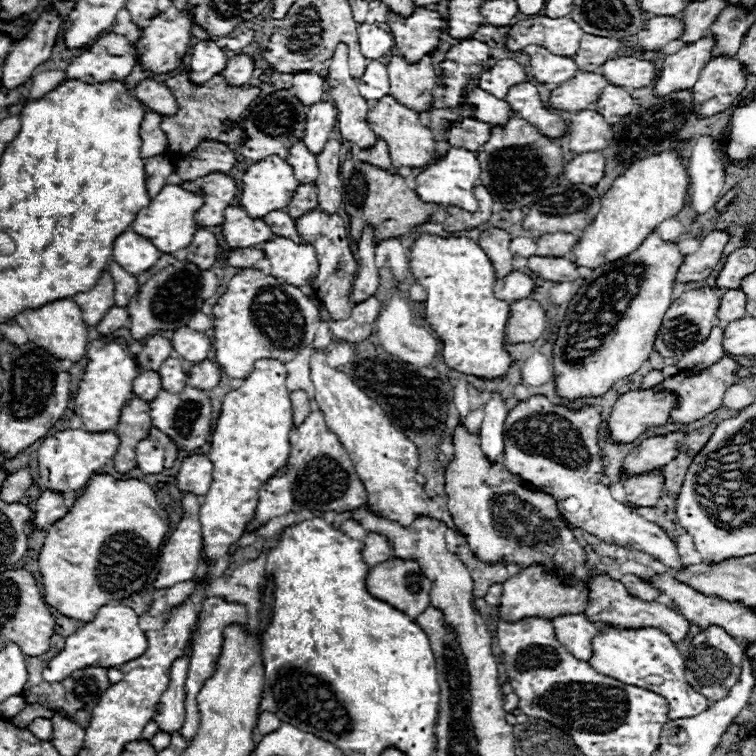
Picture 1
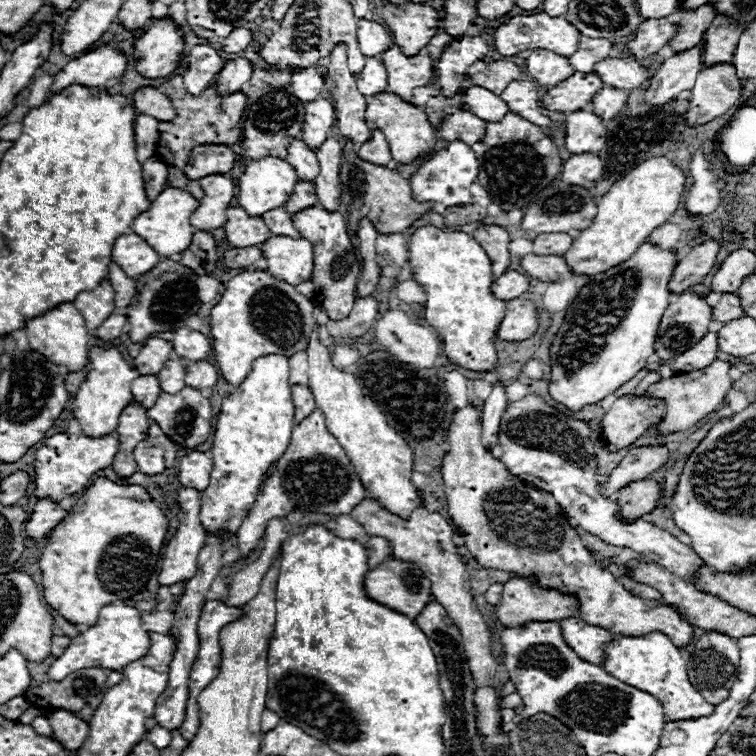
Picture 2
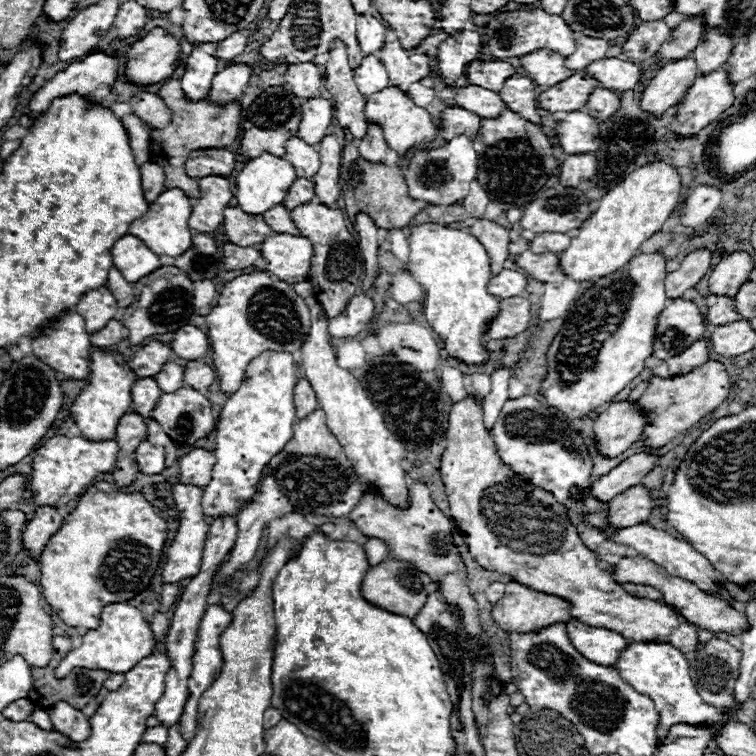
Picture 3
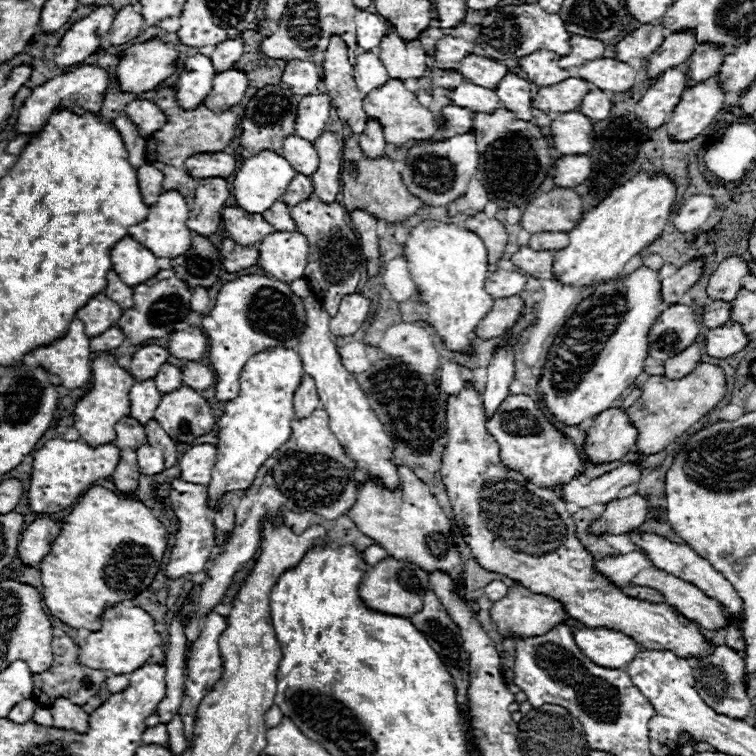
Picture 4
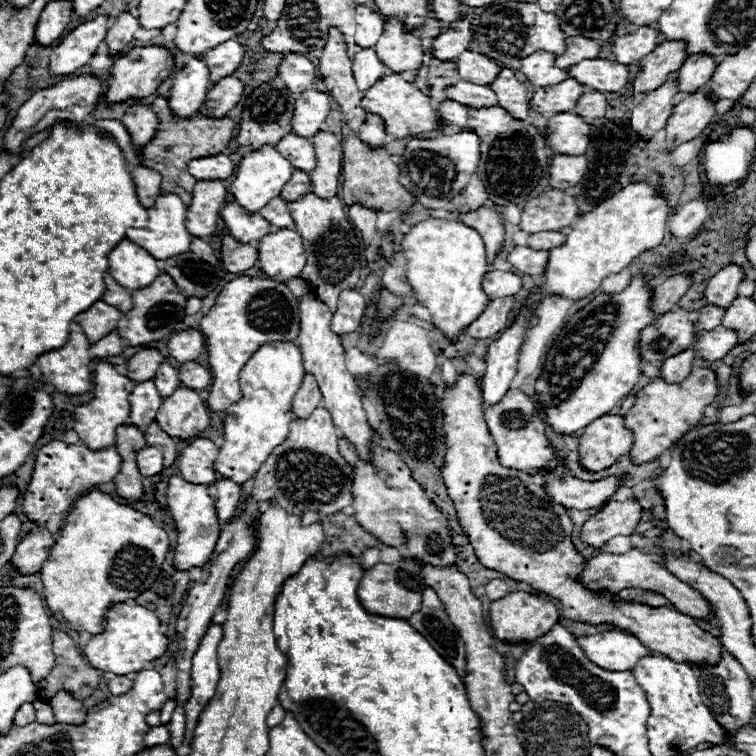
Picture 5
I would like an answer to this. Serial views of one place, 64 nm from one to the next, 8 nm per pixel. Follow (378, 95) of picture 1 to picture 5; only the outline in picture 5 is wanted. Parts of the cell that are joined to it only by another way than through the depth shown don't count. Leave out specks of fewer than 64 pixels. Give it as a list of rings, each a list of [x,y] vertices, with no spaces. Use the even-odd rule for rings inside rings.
[[[364,48],[362,52],[358,52],[352,60],[352,72],[356,76],[356,84],[362,92],[366,92],[368,88],[372,88],[380,78],[388,76],[390,70],[380,62],[380,58],[376,56],[376,52],[372,48]]]

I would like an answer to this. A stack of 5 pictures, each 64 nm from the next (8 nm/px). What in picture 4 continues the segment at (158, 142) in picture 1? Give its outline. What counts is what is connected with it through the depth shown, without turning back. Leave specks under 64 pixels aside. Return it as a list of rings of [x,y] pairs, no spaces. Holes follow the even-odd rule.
[[[128,116],[114,118],[114,124],[116,124],[116,128],[120,128],[120,136],[124,136],[124,144],[128,146],[128,156],[132,160],[132,166],[134,168],[142,166],[146,162],[146,156],[144,156],[146,138],[140,136],[138,128],[134,126],[134,122]]]

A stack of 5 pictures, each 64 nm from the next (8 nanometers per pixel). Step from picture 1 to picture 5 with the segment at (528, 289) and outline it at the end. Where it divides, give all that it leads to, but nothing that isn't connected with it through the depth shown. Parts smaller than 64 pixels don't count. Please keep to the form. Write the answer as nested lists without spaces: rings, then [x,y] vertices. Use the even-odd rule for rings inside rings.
[[[492,270],[484,276],[482,288],[492,300],[494,298],[506,298],[506,296],[514,296],[522,288],[522,278],[514,272]]]

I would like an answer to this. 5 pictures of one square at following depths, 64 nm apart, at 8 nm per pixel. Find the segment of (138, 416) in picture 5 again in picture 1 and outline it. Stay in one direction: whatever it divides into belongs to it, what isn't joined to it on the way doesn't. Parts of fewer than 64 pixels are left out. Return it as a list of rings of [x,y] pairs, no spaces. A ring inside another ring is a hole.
[[[140,372],[134,380],[134,394],[142,400],[146,400],[148,404],[156,398],[156,394],[162,390],[162,380],[158,372]]]

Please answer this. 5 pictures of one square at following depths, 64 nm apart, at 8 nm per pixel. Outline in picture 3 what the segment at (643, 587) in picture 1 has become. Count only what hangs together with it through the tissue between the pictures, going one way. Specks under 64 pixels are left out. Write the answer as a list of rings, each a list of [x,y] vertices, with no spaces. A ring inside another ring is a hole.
[[[630,582],[624,584],[624,590],[626,590],[628,594],[632,594],[632,596],[638,596],[638,598],[660,600],[660,596],[662,596],[662,594],[660,594],[656,588],[652,588],[652,586],[640,586],[640,584],[630,584]]]

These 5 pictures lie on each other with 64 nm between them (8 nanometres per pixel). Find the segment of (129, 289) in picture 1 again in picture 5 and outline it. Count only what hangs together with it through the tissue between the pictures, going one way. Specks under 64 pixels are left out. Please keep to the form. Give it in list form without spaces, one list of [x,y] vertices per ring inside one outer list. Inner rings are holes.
[[[110,274],[104,276],[104,280],[108,280],[108,288],[106,288],[102,300],[120,308],[120,312],[128,312],[132,308],[132,294],[126,288],[122,288]]]

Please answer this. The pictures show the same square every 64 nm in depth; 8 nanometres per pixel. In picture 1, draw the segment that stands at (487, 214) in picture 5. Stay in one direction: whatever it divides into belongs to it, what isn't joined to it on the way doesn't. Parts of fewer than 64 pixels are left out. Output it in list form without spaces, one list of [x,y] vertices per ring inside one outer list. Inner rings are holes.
[[[490,228],[480,234],[480,248],[488,252],[488,258],[492,260],[496,268],[498,278],[506,278],[514,268],[512,268],[512,252],[510,252],[510,234],[500,228]]]

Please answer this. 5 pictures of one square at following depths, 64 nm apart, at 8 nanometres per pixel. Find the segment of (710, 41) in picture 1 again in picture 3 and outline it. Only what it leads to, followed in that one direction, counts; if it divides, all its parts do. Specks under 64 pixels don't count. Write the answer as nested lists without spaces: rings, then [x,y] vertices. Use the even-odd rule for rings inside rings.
[[[694,56],[666,62],[654,74],[648,88],[644,90],[640,106],[652,114],[664,112],[666,108],[670,108],[682,100],[684,92],[688,92],[690,86],[694,84],[696,76],[698,74],[696,74]]]

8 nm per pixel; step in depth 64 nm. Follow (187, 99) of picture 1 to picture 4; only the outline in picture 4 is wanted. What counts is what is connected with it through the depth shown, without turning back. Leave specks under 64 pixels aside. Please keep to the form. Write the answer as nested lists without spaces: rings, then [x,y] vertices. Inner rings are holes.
[[[176,86],[160,88],[154,100],[156,100],[156,104],[160,104],[160,108],[164,108],[164,114],[168,116],[168,122],[164,124],[164,130],[172,130],[172,132],[164,132],[164,134],[154,132],[148,138],[148,142],[146,142],[146,162],[154,164],[158,170],[162,170],[164,190],[178,190],[188,202],[192,202],[196,180],[192,176],[188,176],[186,170],[182,168],[186,158],[196,154],[196,152],[224,150],[232,142],[232,138],[236,136],[238,116],[232,112],[232,108],[228,108],[226,112],[212,112],[204,104],[200,104],[194,110],[184,110],[176,102]]]

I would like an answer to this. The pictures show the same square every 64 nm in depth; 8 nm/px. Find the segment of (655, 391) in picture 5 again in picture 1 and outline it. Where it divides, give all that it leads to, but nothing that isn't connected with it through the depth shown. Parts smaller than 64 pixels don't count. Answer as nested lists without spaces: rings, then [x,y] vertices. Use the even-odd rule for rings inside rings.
[[[724,356],[722,360],[718,360],[716,364],[704,368],[704,370],[680,370],[676,376],[666,378],[662,384],[658,384],[656,390],[662,390],[662,388],[674,390],[674,394],[678,396],[678,402],[676,402],[676,408],[670,412],[670,418],[678,424],[690,424],[722,406],[724,392],[734,384],[734,380],[736,380],[734,372],[738,372],[738,370],[740,370],[740,364],[736,360]]]

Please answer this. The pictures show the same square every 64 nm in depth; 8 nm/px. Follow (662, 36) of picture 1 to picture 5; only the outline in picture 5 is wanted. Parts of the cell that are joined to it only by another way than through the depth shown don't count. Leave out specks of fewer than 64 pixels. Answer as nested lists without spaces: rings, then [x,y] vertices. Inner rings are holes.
[[[640,26],[634,34],[616,38],[612,52],[616,54],[616,60],[620,64],[630,64],[632,60],[640,60],[654,52],[654,48],[660,44],[660,32],[650,26]]]

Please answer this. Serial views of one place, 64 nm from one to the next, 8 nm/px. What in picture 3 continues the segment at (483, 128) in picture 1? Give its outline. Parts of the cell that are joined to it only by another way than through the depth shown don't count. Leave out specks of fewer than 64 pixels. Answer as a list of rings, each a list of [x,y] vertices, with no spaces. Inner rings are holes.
[[[448,108],[442,112],[442,128],[440,136],[444,140],[452,140],[460,134],[466,134],[468,138],[474,138],[480,130],[480,116],[476,116],[470,110],[464,108]]]

